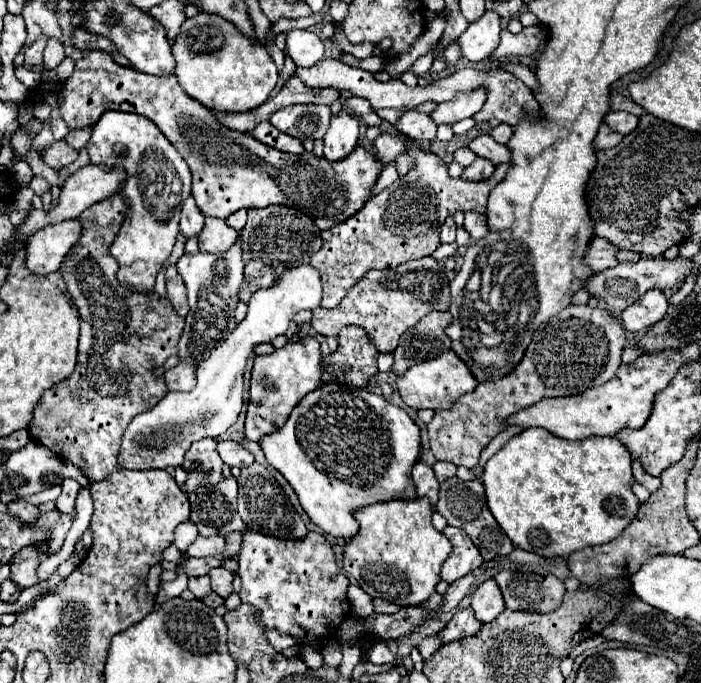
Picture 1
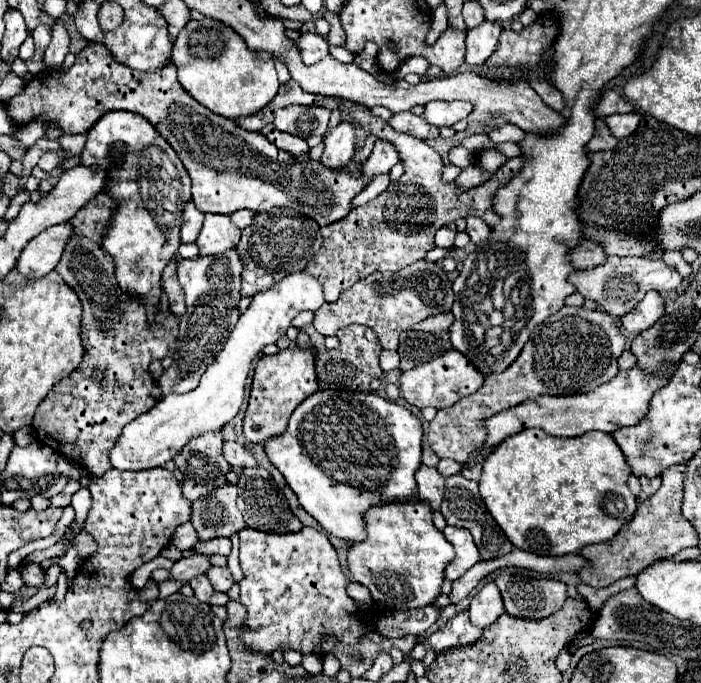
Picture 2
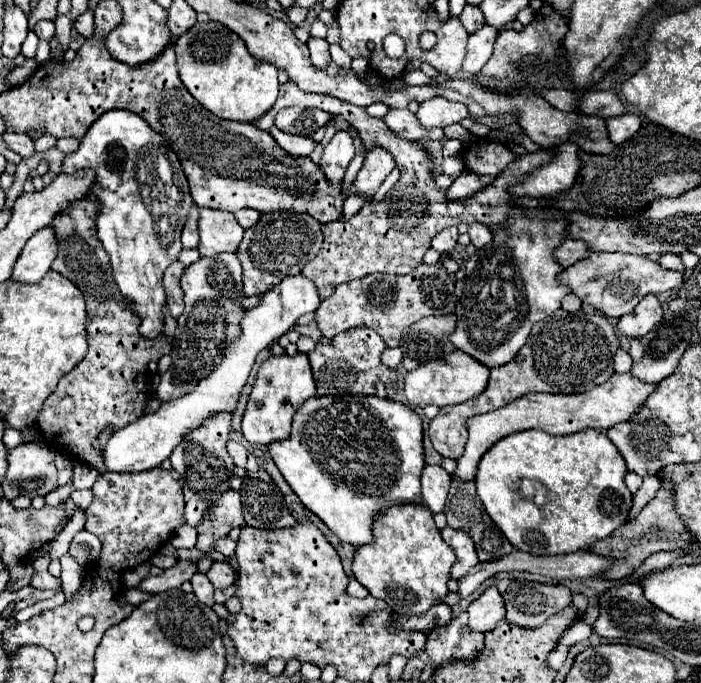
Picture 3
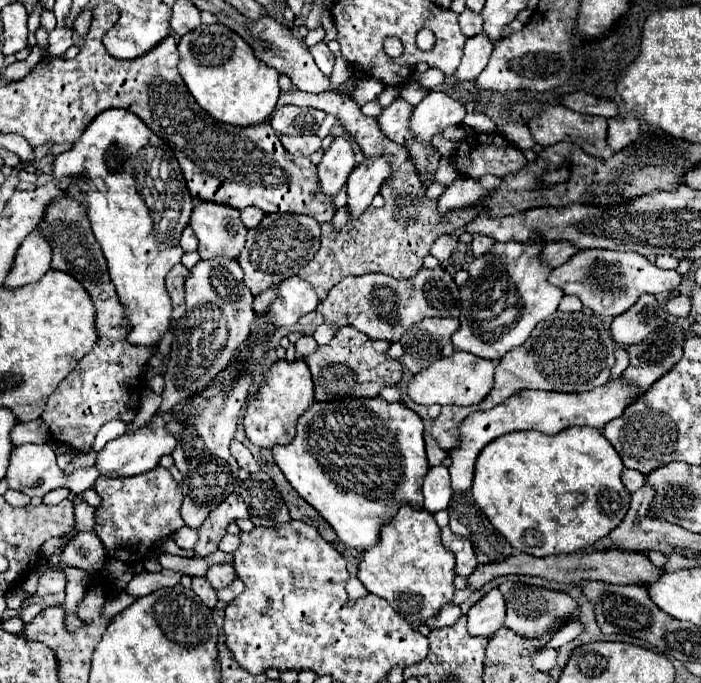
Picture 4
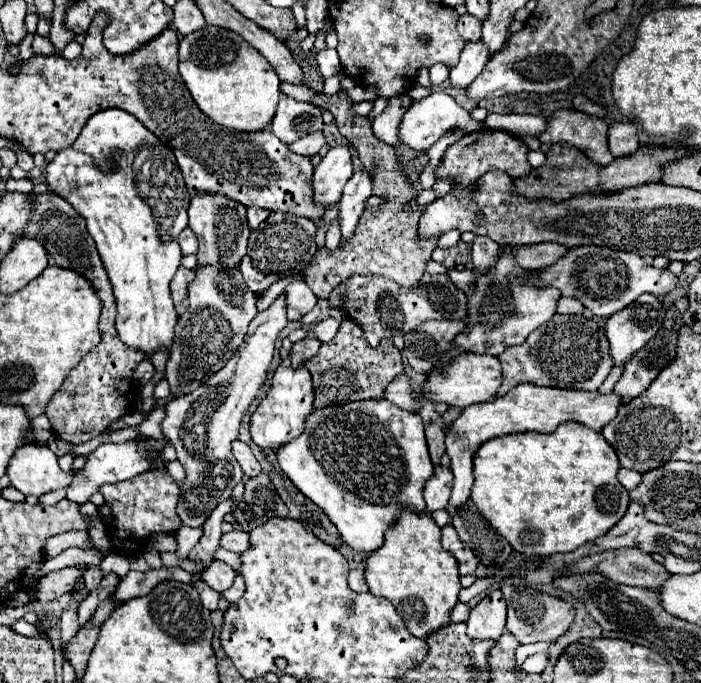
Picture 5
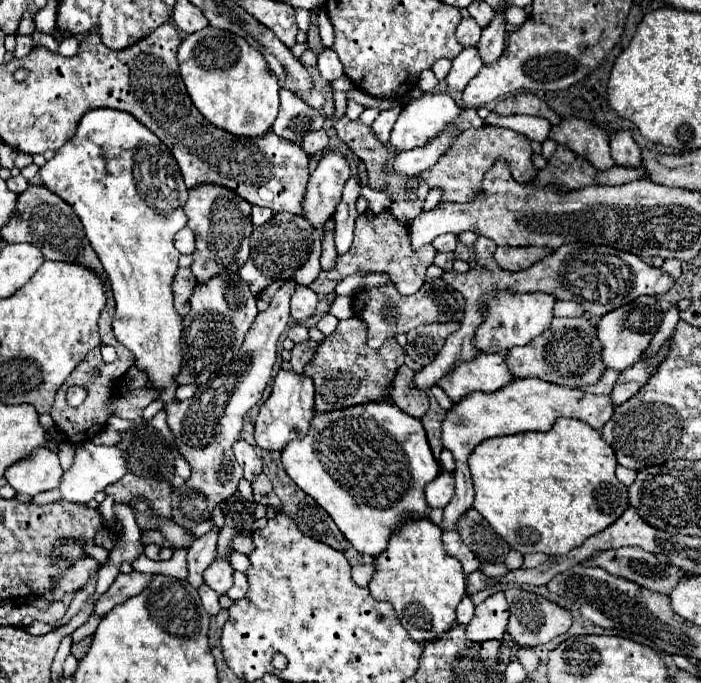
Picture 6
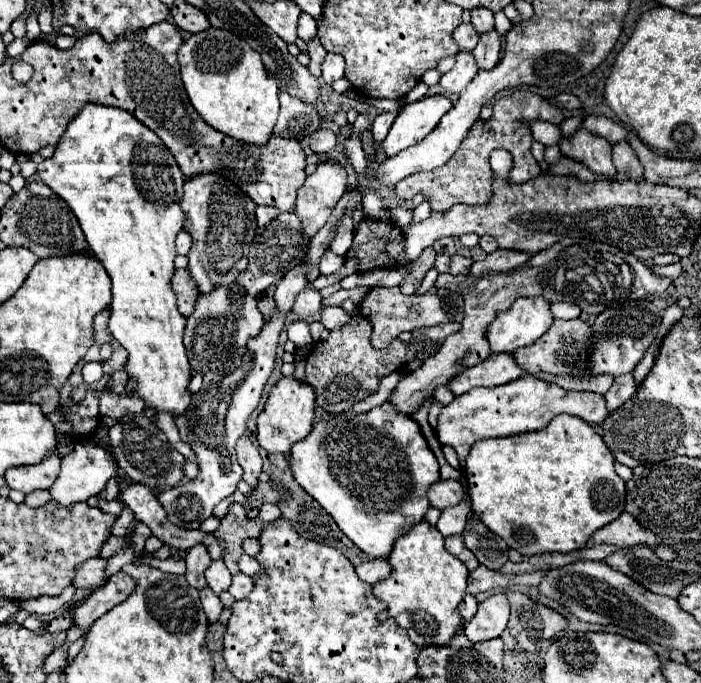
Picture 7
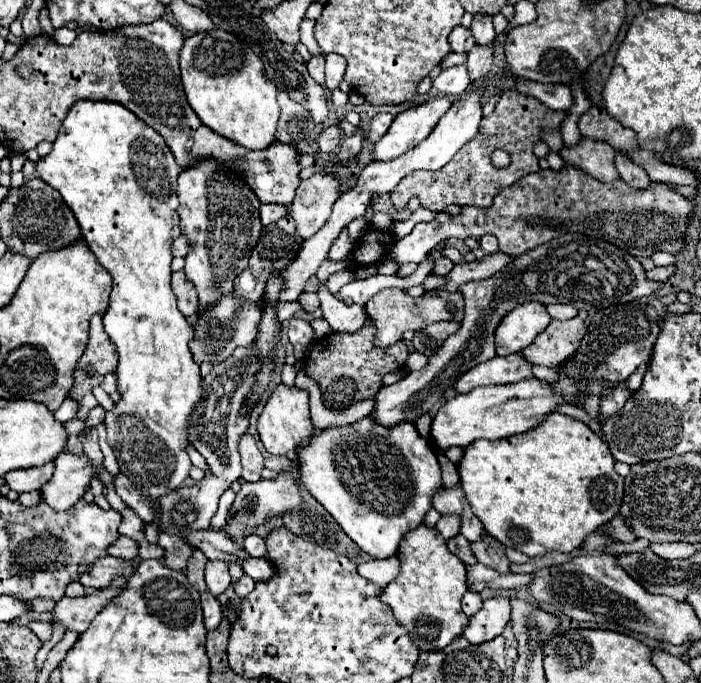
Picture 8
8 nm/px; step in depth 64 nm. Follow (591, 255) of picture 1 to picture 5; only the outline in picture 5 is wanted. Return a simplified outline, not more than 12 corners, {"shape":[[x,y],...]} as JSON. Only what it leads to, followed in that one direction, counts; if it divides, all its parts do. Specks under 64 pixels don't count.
{"shape":[[562,244],[516,246],[524,270],[556,264],[568,252]]}

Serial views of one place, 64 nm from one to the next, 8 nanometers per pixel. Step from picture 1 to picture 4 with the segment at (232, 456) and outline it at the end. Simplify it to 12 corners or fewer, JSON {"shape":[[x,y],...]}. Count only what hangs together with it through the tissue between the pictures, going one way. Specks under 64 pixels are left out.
{"shape":[[230,442],[230,452],[240,468],[258,472],[260,466],[244,444]]}

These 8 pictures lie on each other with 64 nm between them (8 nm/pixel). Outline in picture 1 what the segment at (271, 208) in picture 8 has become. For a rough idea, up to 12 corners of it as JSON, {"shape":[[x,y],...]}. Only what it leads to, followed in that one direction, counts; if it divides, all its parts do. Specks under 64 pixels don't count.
{"shape":[[238,210],[226,218],[234,230],[242,230],[246,224],[246,210]]}

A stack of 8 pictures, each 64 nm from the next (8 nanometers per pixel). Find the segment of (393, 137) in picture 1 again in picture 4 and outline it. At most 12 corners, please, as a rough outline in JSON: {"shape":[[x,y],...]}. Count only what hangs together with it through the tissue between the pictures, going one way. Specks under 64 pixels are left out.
{"shape":[[366,158],[348,178],[352,224],[378,194],[392,168]]}

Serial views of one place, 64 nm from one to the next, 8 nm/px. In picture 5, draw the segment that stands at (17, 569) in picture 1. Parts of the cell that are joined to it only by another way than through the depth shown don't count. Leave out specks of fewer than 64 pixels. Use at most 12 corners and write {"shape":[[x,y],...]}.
{"shape":[[64,568],[40,578],[36,598],[60,598],[82,576],[80,568]]}

